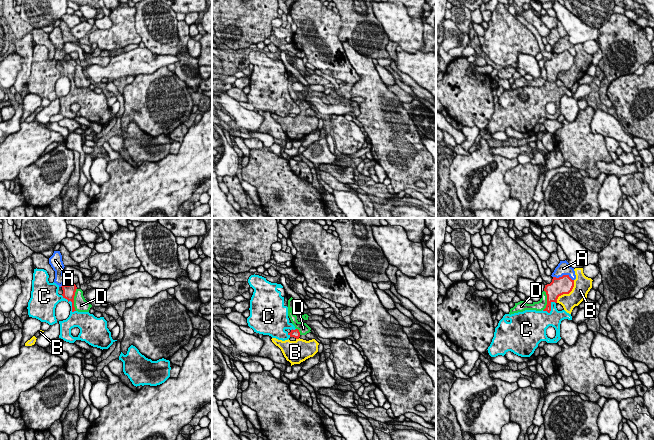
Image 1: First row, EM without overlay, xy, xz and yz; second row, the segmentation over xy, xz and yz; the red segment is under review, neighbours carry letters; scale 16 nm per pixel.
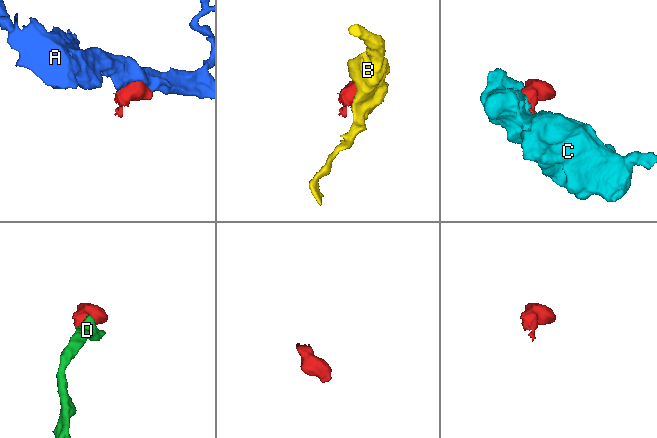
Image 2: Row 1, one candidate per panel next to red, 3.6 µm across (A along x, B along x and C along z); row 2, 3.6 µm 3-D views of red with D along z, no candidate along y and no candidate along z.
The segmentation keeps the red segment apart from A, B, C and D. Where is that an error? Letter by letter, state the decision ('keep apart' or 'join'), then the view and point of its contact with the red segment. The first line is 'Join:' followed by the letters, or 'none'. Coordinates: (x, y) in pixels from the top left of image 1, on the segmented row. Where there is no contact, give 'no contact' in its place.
Join: C
A: keep apart; meets red in yz at (563, 275)
B: keep apart; meets red in yz at (567, 293)
C: join; meets red in xy at (72, 303)
D: keep apart; meets red in xy at (73, 299)

